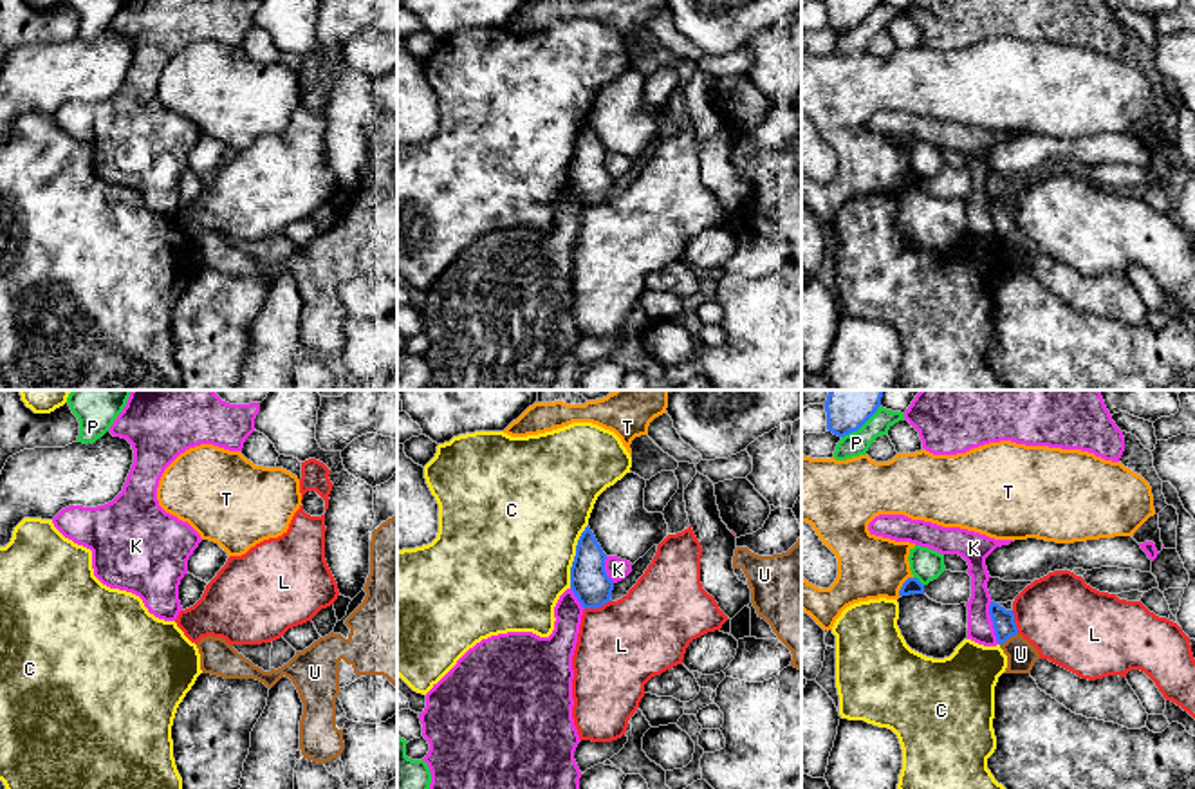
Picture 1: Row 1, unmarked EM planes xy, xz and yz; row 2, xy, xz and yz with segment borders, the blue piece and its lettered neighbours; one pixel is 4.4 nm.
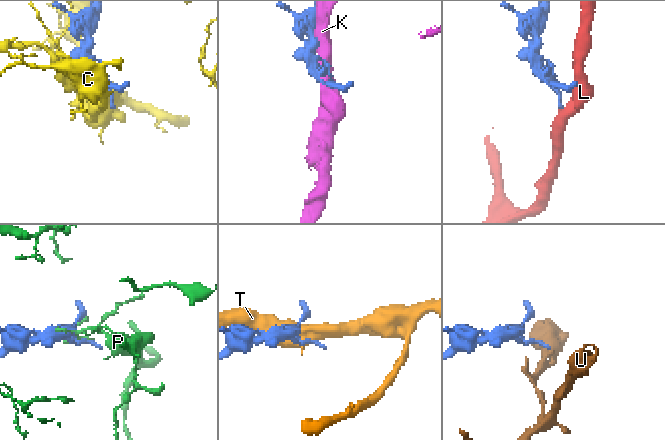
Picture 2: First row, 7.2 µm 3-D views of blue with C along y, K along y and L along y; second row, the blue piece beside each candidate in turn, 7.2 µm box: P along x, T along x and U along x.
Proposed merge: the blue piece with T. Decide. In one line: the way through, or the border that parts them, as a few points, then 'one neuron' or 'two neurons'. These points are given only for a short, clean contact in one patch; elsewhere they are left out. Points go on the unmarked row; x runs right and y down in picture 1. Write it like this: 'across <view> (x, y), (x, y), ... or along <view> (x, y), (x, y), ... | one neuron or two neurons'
two neurons

